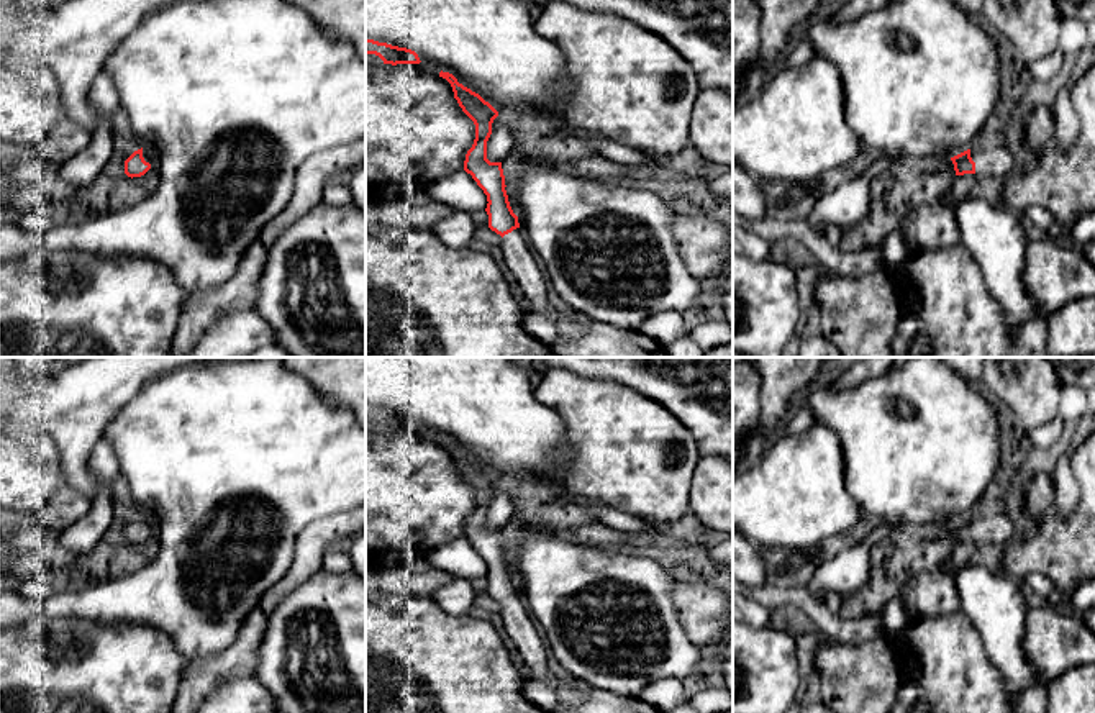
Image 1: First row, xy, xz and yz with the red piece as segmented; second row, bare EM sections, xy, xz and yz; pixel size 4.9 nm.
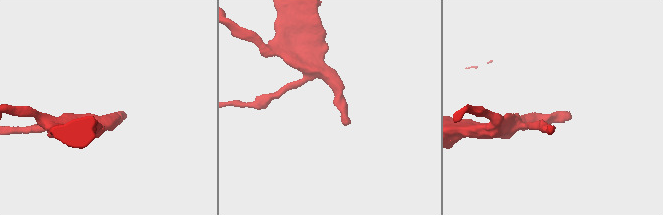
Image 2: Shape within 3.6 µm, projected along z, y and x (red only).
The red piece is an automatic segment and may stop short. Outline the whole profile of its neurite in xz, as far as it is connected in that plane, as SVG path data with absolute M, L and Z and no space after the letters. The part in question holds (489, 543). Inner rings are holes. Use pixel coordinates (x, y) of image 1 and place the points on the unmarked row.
M441 438L439 444L451 451L454 465L475 492L475 506L466 521L464 538L472 543L487 562L488 595L502 603L500 616L507 634L515 643L523 662L531 669L531 679L539 682L549 680L557 693L564 687L572 687L587 695L592 690L588 683L577 679L559 679L549 672L546 643L529 615L526 602L520 595L518 584L510 574L502 529L487 526L487 508L498 479L479 461L459 451L452 441Z

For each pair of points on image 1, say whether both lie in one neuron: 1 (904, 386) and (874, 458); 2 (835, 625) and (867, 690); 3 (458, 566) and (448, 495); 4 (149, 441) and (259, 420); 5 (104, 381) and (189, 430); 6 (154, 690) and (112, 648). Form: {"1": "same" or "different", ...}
{"1": "same", "2": "different", "3": "different", "4": "same", "5": "different", "6": "same"}

